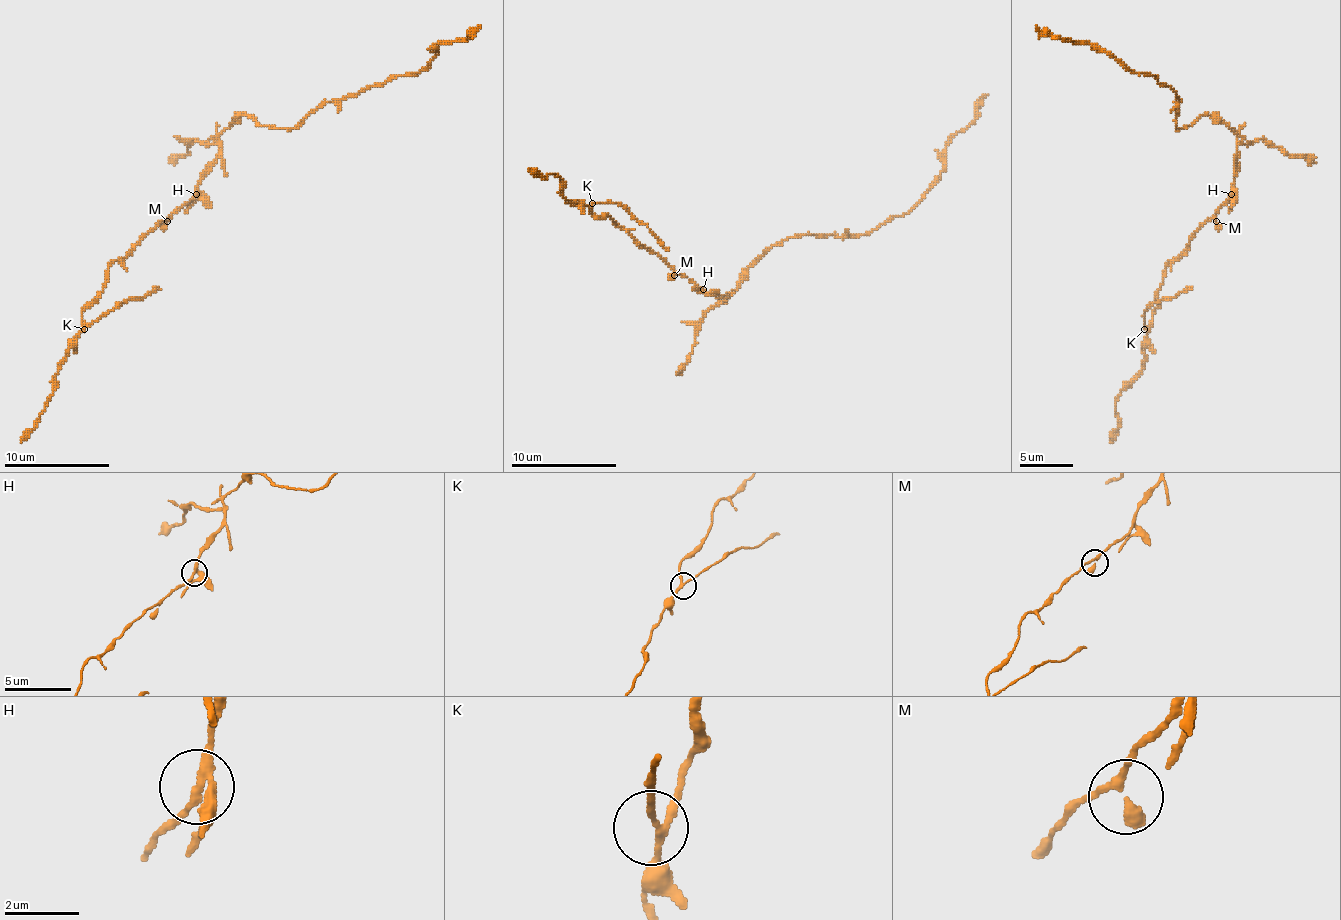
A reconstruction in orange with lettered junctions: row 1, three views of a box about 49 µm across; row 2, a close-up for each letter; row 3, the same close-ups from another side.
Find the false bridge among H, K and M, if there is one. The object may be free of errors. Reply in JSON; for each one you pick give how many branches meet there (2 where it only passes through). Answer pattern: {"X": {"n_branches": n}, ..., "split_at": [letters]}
{"H": {"n_branches": 3}, "split_at": ["H"]}

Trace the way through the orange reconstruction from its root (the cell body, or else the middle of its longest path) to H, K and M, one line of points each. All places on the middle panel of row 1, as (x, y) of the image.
H: (726, 295), (713, 295), (703, 290)
K: (726, 295), (705, 293), (695, 282), (682, 277), (608, 216), (594, 216), (589, 211), (592, 203)
M: (726, 295), (705, 293), (687, 277), (674, 274)

